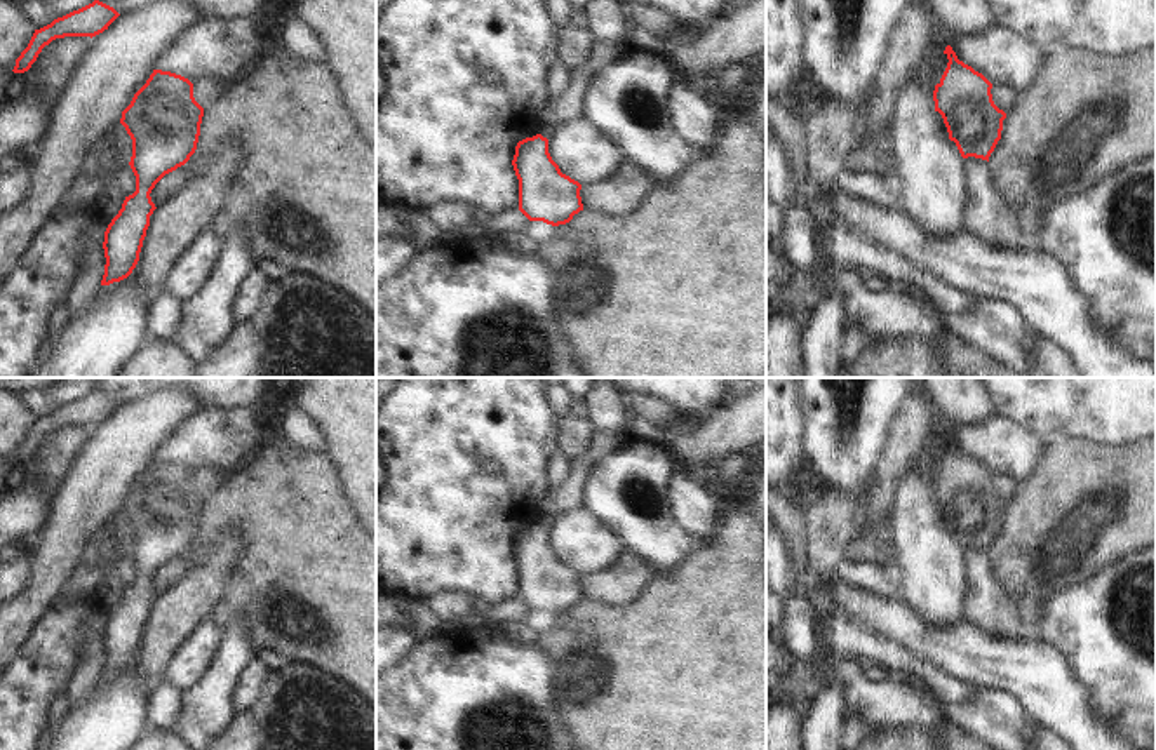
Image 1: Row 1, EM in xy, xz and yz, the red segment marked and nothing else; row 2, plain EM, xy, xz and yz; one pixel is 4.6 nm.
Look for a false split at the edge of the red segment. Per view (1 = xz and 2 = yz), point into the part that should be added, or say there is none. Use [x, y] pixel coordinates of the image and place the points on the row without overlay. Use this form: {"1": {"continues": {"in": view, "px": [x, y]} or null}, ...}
{"1": {"continues": null}, "2": {"continues": null}}

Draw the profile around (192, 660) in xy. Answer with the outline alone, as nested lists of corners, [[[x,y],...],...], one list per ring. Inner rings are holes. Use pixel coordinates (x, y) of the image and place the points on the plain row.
[[[207,618],[176,647],[164,668],[164,680],[181,693],[197,687],[211,672],[218,649],[219,628]]]

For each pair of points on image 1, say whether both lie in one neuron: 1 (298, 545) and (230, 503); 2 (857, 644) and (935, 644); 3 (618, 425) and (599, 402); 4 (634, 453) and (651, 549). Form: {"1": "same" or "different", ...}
{"1": "same", "2": "different", "3": "same", "4": "same"}

